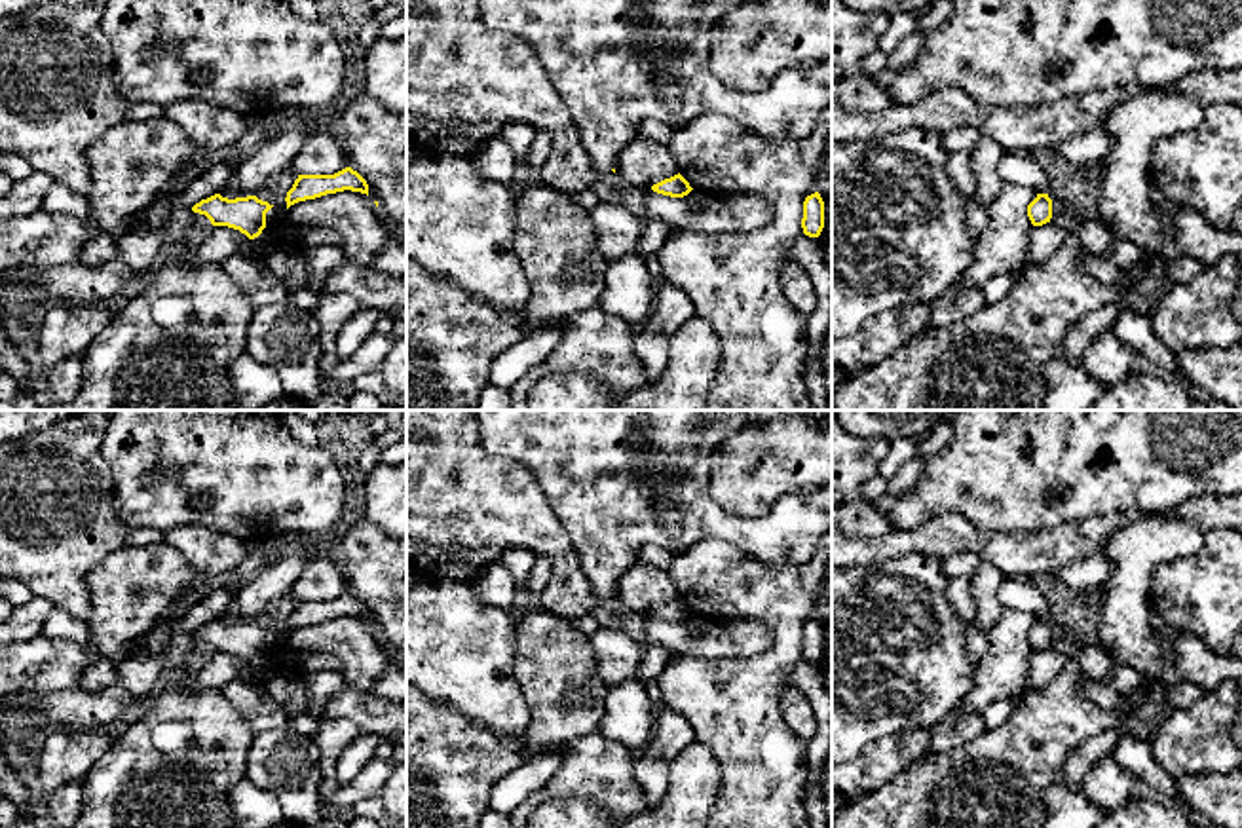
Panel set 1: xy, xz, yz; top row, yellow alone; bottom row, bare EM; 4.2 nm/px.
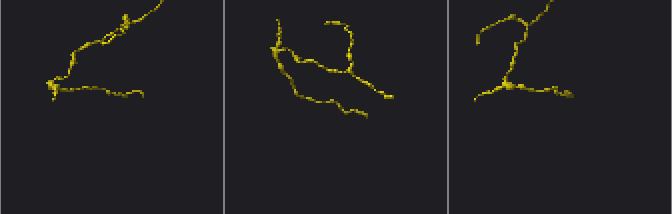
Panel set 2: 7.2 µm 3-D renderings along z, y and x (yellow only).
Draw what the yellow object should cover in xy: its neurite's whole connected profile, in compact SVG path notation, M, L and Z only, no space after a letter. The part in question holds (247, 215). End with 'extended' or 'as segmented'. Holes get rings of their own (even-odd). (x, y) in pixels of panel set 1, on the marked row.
M215 194L192 207L194 213L205 215L213 228L201 247L190 254L190 266L224 264L239 251L239 243L254 239L266 228L268 201L256 196L228 199Z; extended

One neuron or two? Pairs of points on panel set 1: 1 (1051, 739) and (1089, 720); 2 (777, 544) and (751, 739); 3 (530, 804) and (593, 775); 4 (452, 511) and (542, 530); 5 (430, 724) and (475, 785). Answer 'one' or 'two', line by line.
1: one
2: two
3: one
4: one
5: one

